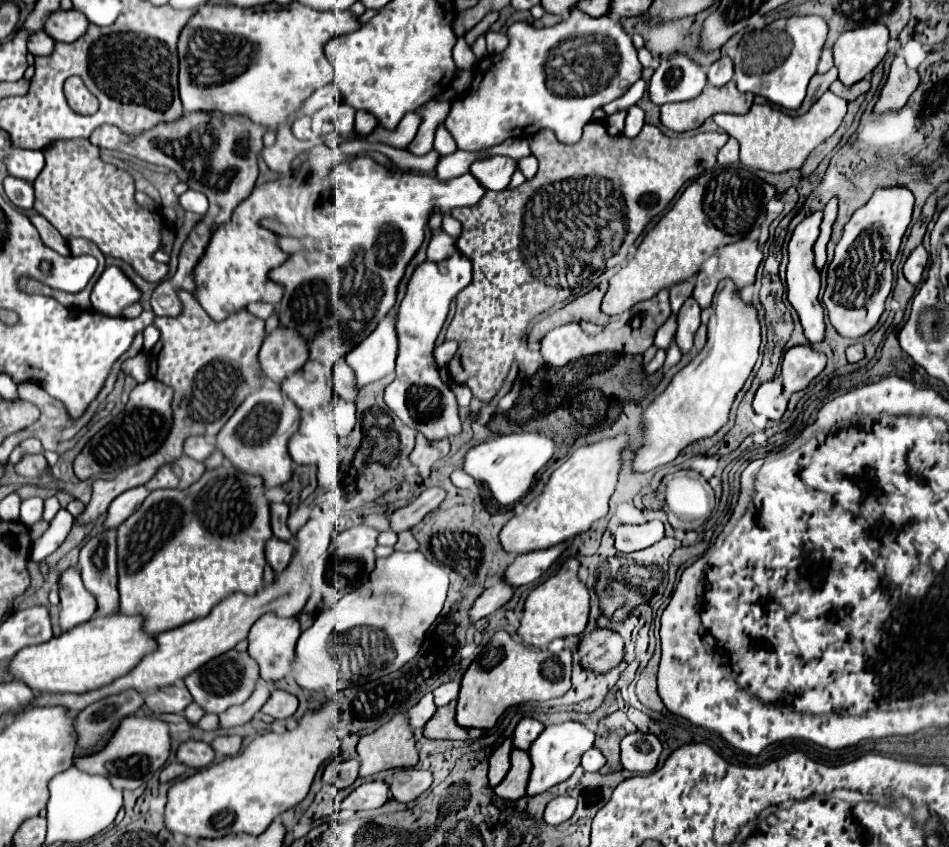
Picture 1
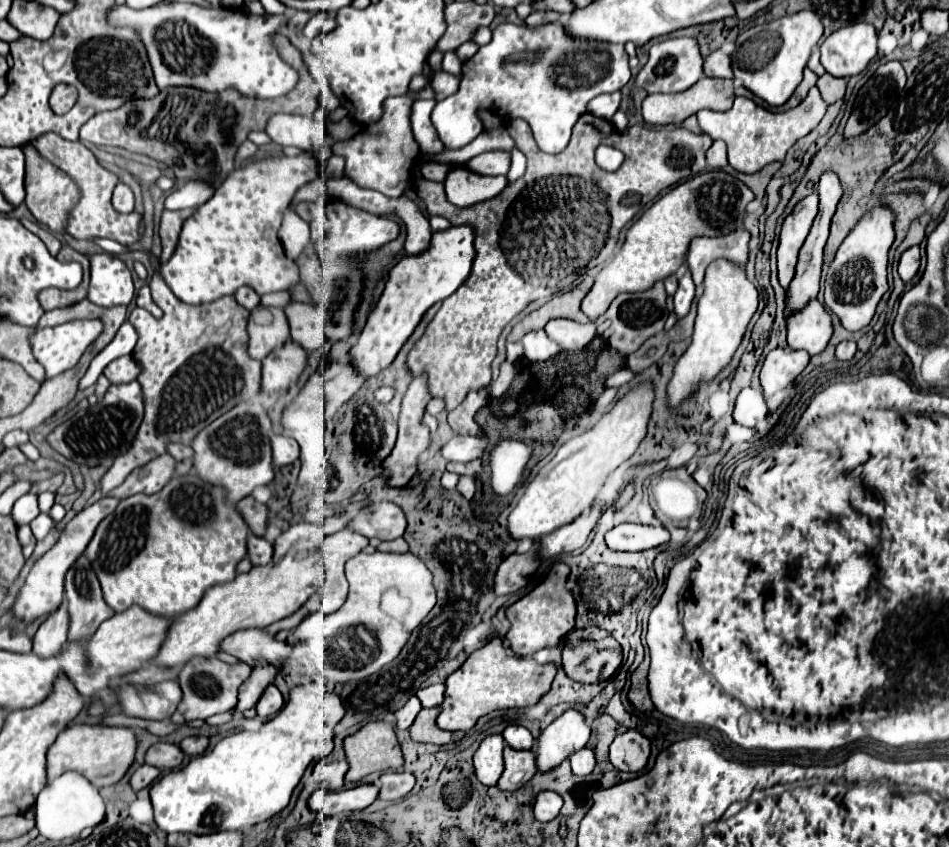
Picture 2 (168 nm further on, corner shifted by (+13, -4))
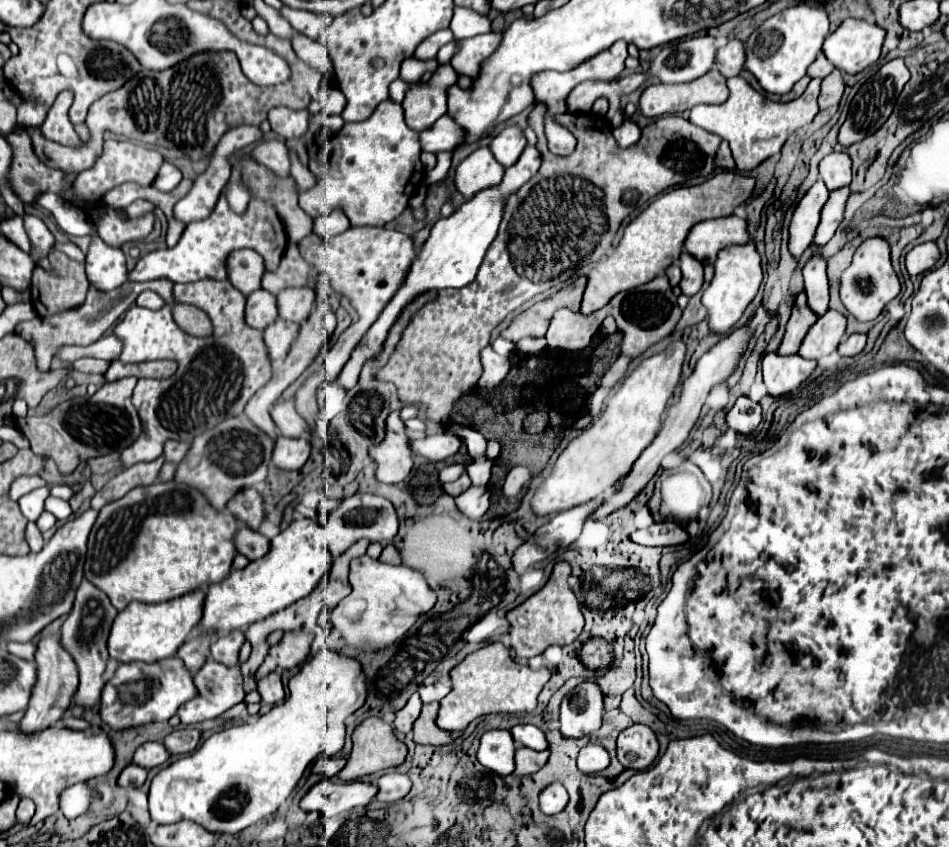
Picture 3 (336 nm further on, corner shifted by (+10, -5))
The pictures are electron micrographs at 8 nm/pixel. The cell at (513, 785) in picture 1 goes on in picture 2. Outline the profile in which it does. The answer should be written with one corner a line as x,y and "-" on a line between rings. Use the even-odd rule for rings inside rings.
505,747
503,759
505,769
497,781
497,789
517,791
535,775
535,757
531,751
515,751
511,747

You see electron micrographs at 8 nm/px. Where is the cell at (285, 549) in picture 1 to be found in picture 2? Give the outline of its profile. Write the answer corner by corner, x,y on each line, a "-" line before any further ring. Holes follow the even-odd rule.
249,535
247,537
247,555
253,565
267,565
273,557
273,545
263,537

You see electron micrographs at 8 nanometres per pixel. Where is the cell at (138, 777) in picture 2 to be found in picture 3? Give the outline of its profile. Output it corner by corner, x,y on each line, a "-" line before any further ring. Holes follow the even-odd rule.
128,764
128,766
120,772
116,784
122,786
122,788
126,788
126,786
142,786
144,780
146,780
146,770

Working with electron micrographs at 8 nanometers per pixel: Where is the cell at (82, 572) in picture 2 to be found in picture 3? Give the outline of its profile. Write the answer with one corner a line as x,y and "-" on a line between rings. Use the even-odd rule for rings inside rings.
82,580
82,586
78,588
76,602
72,612
62,624
62,634
60,634
60,644
64,650
74,658
80,674
80,684
72,696
72,702
84,710
94,708
100,702
100,692
104,686
104,670
106,670
106,660
108,660
108,634
110,626
116,618
116,610
110,604
110,598
98,590
92,582

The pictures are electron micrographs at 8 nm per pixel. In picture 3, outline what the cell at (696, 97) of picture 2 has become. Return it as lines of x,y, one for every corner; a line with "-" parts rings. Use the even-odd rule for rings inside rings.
718,70
684,84
654,84
640,96
640,112
646,118
680,114
696,104
722,104
728,98
726,78

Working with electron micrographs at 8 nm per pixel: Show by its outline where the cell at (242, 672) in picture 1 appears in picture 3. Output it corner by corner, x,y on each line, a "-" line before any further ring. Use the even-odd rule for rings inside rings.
208,658
200,672
194,674
194,684
198,696
178,708
178,716
186,726
218,718
246,696
242,690
240,668
220,666
212,658

